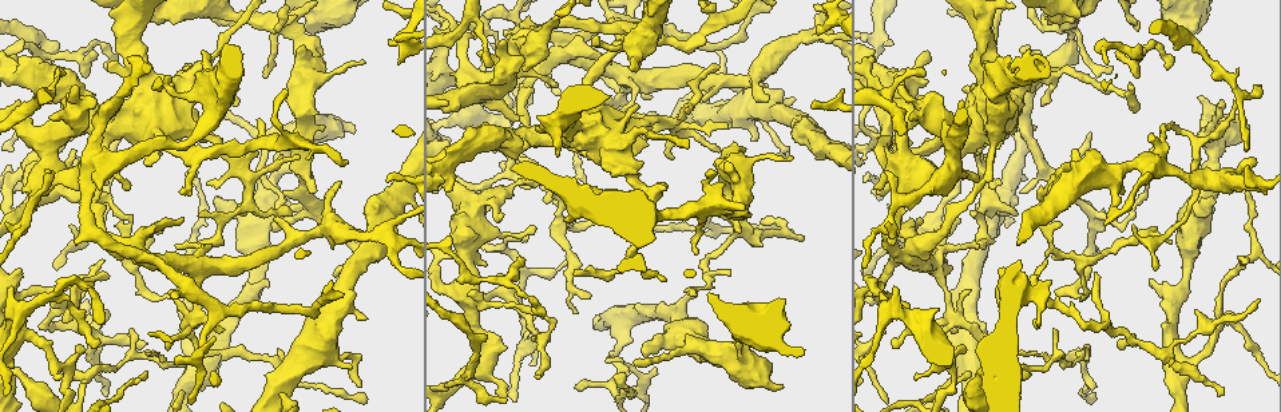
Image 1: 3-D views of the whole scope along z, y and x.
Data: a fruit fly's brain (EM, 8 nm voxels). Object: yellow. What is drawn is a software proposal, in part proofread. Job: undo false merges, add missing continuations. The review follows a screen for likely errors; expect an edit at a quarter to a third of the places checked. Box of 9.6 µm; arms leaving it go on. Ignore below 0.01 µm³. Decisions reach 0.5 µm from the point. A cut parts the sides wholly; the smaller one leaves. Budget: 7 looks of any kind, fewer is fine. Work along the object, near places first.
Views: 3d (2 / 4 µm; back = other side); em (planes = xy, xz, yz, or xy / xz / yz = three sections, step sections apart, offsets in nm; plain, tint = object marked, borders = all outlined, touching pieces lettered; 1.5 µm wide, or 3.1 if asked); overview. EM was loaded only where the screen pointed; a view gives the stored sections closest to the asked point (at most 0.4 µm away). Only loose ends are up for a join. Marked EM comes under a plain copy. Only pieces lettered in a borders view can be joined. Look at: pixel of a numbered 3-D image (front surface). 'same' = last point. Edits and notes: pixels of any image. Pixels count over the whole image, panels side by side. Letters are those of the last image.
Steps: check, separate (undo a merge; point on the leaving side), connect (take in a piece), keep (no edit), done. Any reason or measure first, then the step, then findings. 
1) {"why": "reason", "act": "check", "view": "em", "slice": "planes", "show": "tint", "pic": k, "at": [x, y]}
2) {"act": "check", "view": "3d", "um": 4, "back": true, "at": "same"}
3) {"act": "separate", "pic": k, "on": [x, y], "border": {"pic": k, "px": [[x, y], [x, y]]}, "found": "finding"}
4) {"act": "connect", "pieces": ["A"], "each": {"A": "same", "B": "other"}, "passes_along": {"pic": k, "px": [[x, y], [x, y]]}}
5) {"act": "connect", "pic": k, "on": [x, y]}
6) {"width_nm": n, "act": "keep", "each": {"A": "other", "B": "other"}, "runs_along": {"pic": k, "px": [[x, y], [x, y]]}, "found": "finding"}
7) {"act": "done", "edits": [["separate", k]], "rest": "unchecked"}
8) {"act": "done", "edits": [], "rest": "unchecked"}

{"why": "stops while still wide", "act": "check", "view": "em", "slice": "planes", "show": "borders", "pic": 1, "at": [290, 204]}

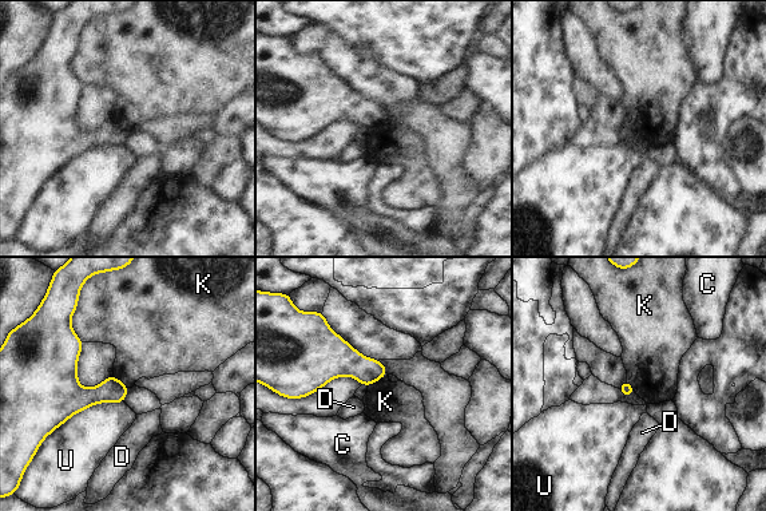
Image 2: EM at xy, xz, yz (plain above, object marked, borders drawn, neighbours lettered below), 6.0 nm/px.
{"act": "keep", "each": {"C": "other", "D": "other", "K": "other", "U": "other"}, "border": {"pic": 2, "px": [[76, 308], [71, 328], [83, 341]]}, "found": "no lettered piece goes on from it"}

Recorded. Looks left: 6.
{"why": "a narrow waist", "act": "check", "view": "3d", "um": 4, "pic": 1, "at": [1064, 357]}

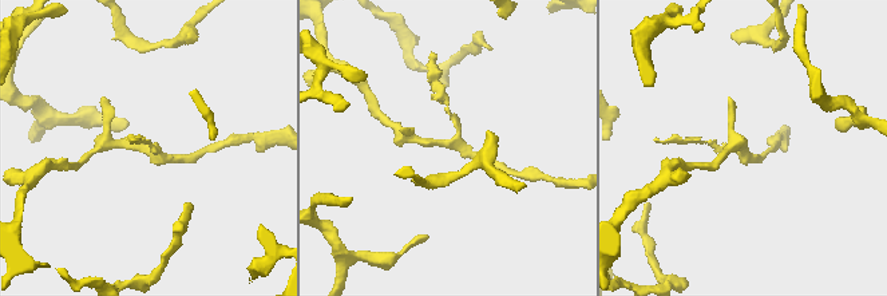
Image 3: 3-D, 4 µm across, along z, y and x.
{"why": "shape alone is not enough", "act": "check", "view": "em", "slice": "planes", "show": "tint", "pic": 3, "at": [447, 143]}

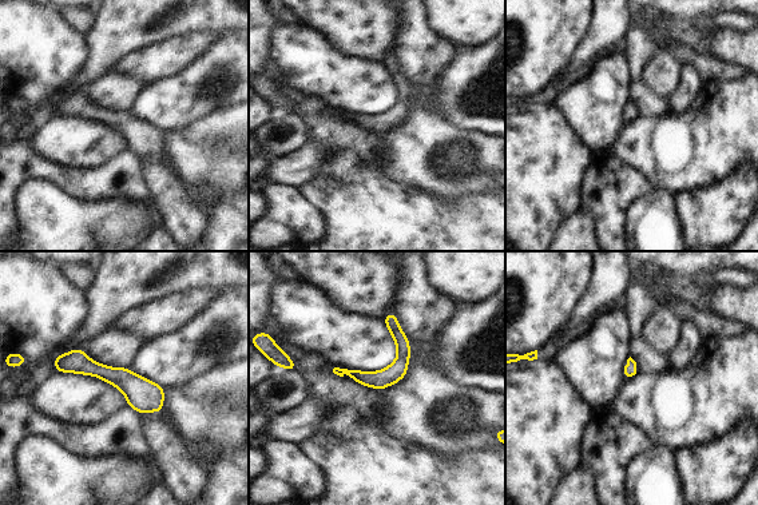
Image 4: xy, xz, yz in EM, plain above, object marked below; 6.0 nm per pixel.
{"why": "see the neighbours", "act": "check", "view": "em", "slice": "planes", "show": "borders", "at": "same"}

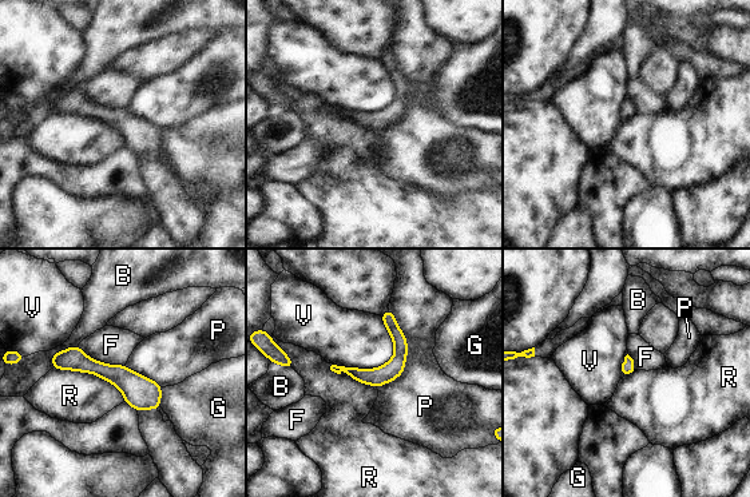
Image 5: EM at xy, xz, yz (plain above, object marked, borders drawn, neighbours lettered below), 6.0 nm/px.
{"width_nm": 120, "act": "keep", "each": {"B": "other", "F": "other", "G": "other", "P": "other", "R": "other", "V": "other"}, "border": {"pic": 5, "px": [[52, 368], [96, 374], [124, 401]]}, "found": "continuous, no second neuron"}

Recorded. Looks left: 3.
{"why": "an open end", "act": "check", "view": "em", "slice": "yz", "step": 8, "show": "tint", "pic": 1, "at": [1222, 394]}

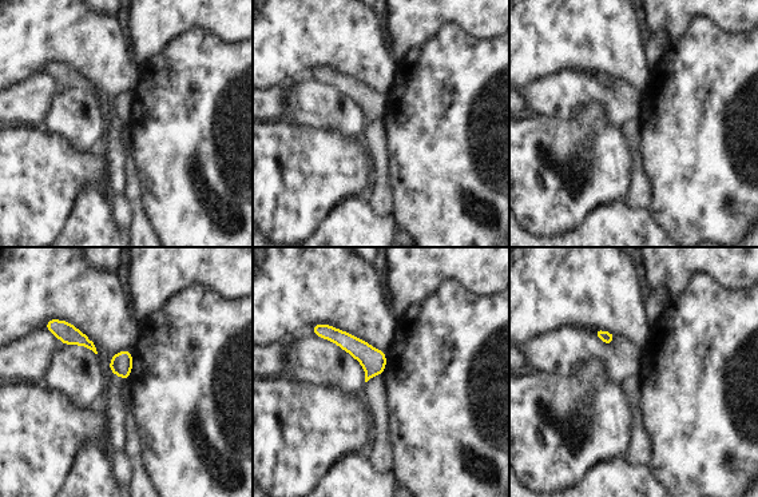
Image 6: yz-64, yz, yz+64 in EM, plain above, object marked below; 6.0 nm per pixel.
{"act": "check", "view": "em", "slice": "planes", "show": "borders", "at": "same"}

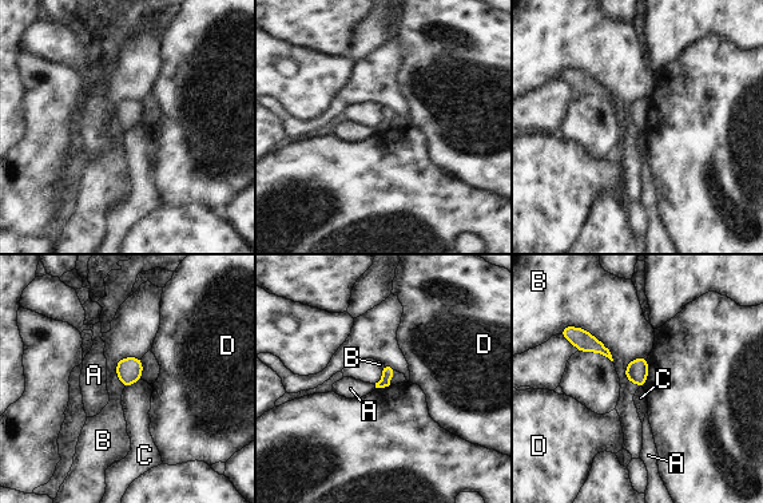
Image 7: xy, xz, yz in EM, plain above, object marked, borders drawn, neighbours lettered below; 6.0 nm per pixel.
{"act": "keep", "each": {"A": "other", "B": "other", "C": "other", "D": "other"}, "border": {"pic": 7, "px": [[140, 379], [124, 388]]}, "found": "no lettered piece goes on from it"}

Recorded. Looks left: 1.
{"act": "done", "edits": [], "rest": "unchecked"}

